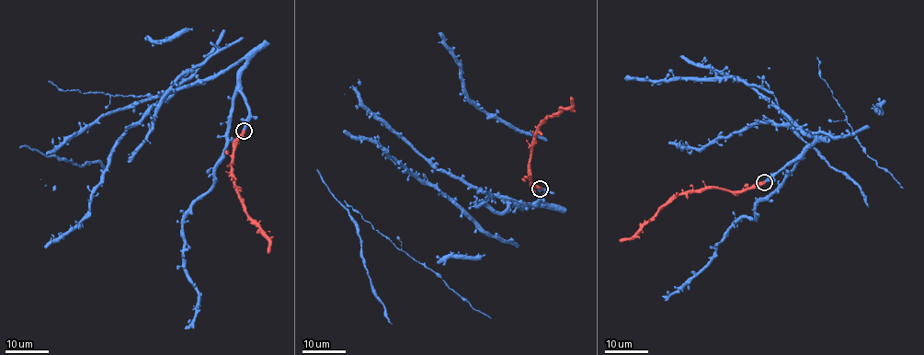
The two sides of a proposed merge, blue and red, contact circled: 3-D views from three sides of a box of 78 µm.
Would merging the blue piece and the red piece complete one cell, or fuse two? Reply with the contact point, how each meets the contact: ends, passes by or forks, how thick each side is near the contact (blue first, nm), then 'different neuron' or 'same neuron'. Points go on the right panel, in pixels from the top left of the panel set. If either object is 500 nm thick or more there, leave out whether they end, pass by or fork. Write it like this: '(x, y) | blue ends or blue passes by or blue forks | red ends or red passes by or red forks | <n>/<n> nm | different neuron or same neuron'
(764, 182) | blue ends | red ends | 440/480 nm | same neuron

